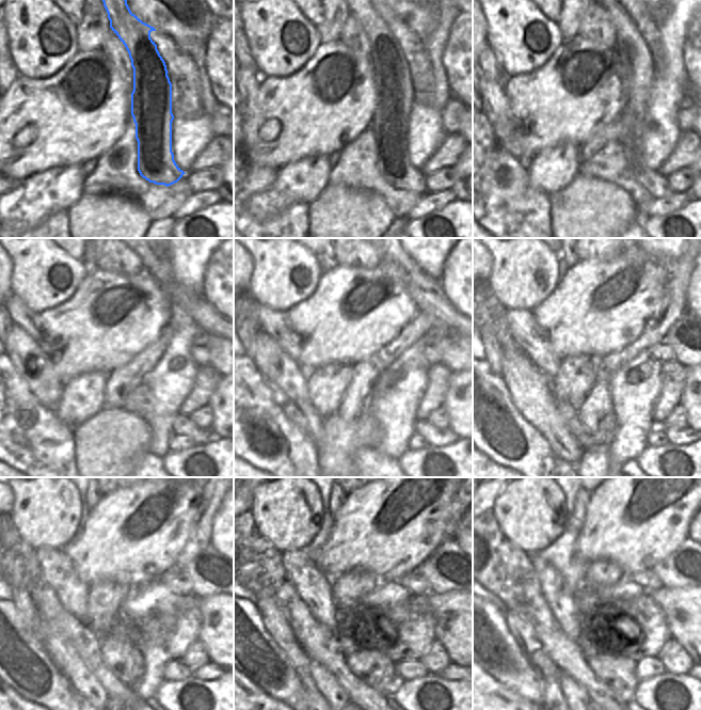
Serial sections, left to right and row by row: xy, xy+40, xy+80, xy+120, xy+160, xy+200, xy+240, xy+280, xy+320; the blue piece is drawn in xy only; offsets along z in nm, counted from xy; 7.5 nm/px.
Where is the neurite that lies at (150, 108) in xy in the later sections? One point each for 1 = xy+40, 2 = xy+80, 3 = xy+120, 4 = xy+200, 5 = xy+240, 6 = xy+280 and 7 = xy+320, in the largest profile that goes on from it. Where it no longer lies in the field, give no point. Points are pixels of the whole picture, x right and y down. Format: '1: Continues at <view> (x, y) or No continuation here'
1: Continues at xy+40 (394, 90)
2: Continues at xy+80 (637, 87)
3: Continues at xy+120 (182, 425)
4: Continues at xy+200 (676, 436)
5: Continues at xy+240 (211, 672)
6: Continues at xy+280 (450, 673)
7: Continues at xy+320 (689, 673).

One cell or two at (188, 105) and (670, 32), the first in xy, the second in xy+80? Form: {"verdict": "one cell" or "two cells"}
{"verdict": "two cells"}

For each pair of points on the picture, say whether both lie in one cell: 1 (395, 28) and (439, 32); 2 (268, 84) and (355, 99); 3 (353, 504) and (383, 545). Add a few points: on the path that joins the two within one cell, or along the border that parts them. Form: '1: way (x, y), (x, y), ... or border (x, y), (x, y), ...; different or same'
1: border (441, 11), (437, 25), (424, 42), (427, 56); different
2: way (289, 101), (334, 101); same
3: way (363, 514), (370, 521), (372, 530), (378, 535); same

